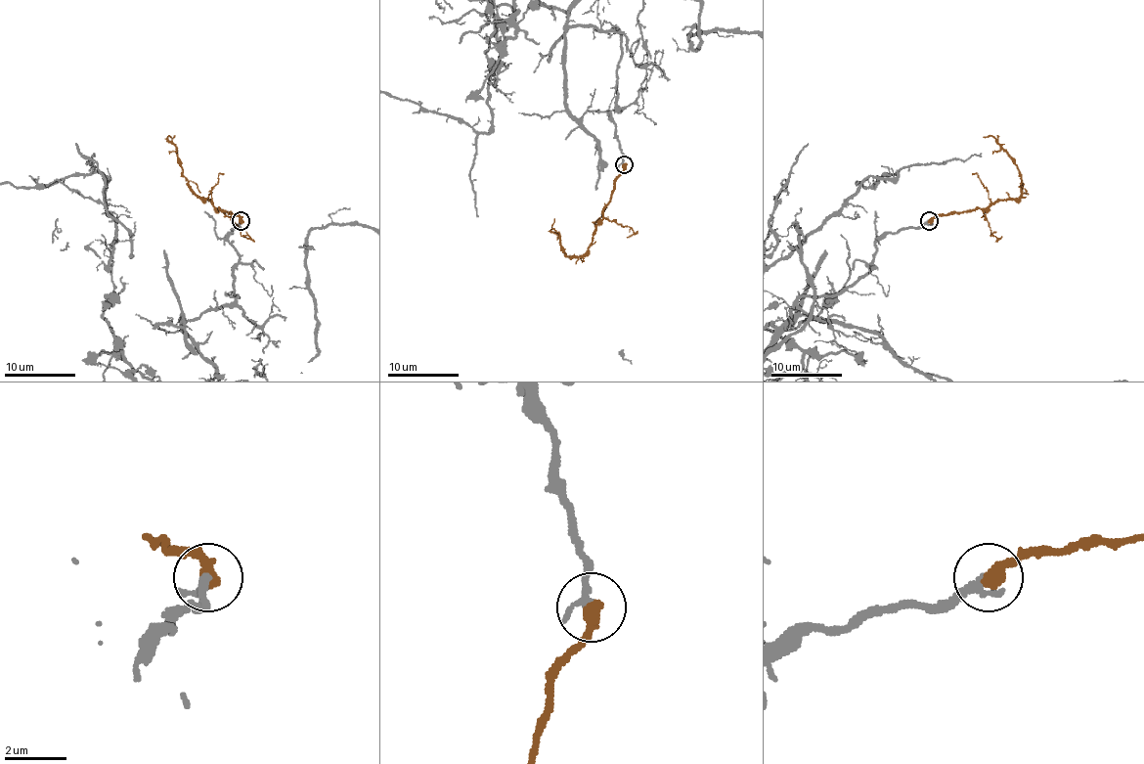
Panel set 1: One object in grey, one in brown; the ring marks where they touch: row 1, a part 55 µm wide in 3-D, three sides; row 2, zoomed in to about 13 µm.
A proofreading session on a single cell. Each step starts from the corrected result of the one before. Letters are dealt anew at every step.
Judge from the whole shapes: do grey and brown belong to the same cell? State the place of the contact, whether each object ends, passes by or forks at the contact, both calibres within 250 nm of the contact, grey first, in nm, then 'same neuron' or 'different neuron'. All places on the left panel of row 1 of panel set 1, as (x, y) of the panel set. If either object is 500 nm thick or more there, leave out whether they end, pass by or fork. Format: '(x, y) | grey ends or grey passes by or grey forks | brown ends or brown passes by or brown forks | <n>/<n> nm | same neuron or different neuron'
(241, 221) | grey passes by | brown ends | 200/480 nm | same neuron

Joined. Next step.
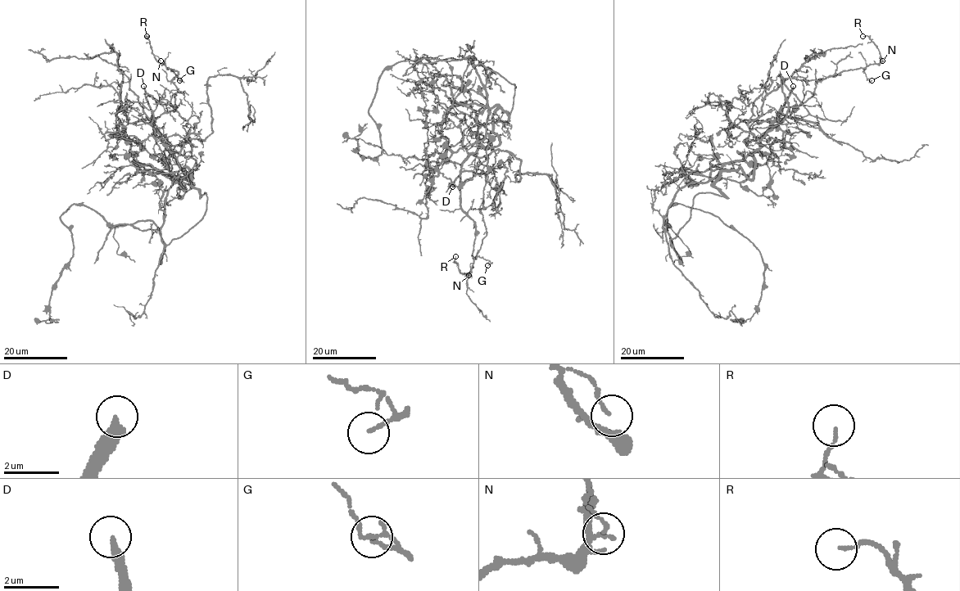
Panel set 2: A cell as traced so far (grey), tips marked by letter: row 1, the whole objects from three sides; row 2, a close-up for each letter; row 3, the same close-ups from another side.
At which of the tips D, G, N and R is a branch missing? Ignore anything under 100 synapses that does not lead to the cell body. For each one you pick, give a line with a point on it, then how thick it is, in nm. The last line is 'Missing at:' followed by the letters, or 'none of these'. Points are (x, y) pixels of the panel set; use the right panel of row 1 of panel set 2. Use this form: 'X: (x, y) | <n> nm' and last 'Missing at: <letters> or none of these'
D: (793, 86) | 320 nm
Missing at: D

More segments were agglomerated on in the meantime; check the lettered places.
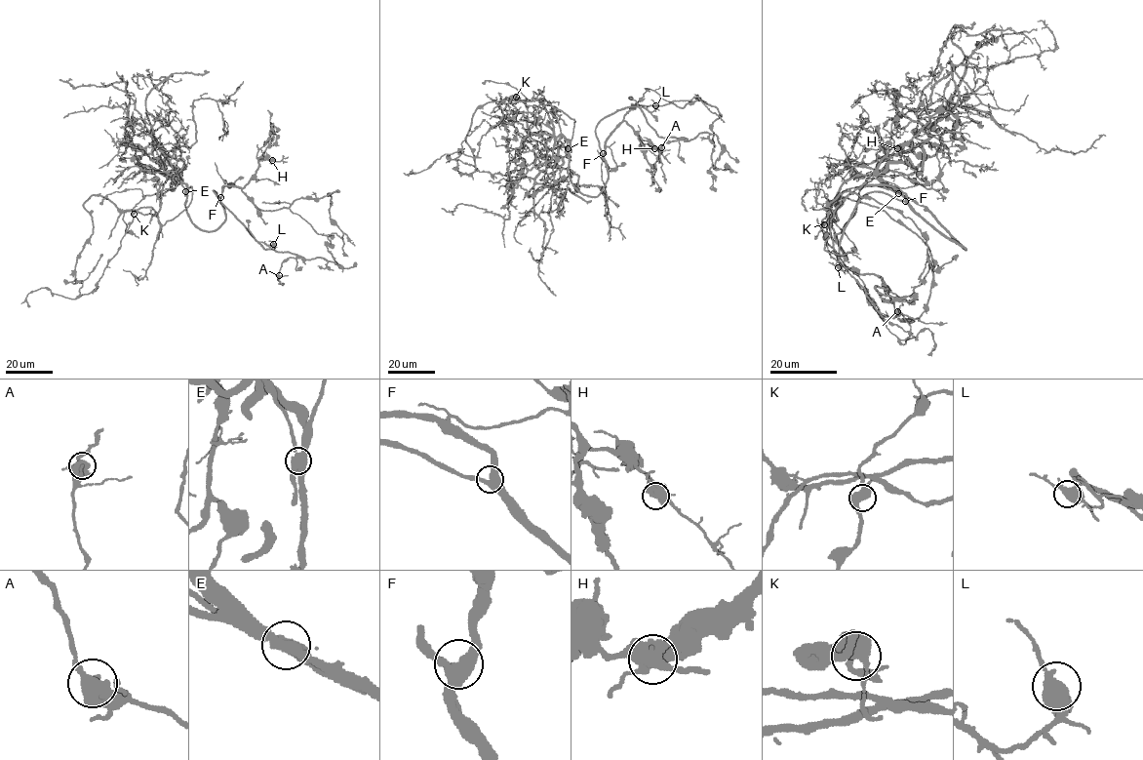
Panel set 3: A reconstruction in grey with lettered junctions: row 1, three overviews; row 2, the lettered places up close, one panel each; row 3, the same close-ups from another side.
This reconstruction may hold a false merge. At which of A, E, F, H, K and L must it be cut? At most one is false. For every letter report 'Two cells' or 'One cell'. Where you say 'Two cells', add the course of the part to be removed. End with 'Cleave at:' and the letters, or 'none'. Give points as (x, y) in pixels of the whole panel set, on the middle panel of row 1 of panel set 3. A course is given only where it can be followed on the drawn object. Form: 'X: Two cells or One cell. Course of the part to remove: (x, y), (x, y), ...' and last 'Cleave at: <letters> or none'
A: One cell
E: Two cells. Course of the part to remove: (569, 149), (558, 120), (516, 95), (483, 135), (477, 154), (460, 149), (409, 175), (412, 169)
F: One cell
H: One cell
K: One cell
L: One cell
Cleave at: E

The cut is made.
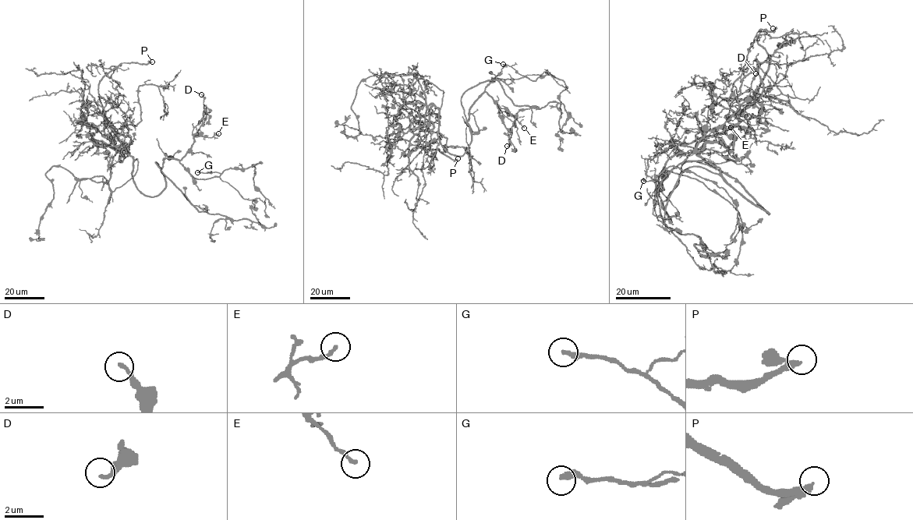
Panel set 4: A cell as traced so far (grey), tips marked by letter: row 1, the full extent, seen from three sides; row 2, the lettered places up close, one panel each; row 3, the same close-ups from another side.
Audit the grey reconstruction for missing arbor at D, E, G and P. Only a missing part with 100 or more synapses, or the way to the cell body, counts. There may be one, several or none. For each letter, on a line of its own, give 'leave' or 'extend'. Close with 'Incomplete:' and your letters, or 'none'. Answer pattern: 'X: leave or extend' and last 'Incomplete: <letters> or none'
D: leave
E: leave
G: leave
P: extend
Incomplete: P

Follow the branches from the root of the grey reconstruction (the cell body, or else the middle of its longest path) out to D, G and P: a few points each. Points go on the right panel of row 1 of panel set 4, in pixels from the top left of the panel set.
D: (754, 199), (769, 214), (741, 196), (713, 164), (681, 163), (708, 131), (720, 127), (744, 101), (755, 73)
G: (754, 199), (769, 214), (705, 161), (675, 166), (662, 181), (663, 189), (658, 180), (643, 181)
P: (754, 199), (699, 153), (737, 122), (755, 93), (769, 64), (757, 38), (760, 30), (773, 28)

